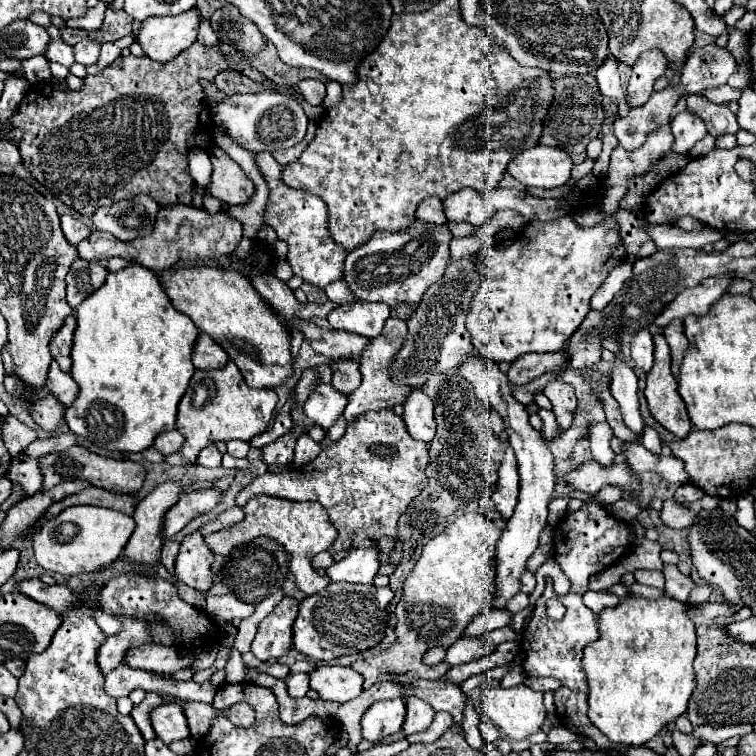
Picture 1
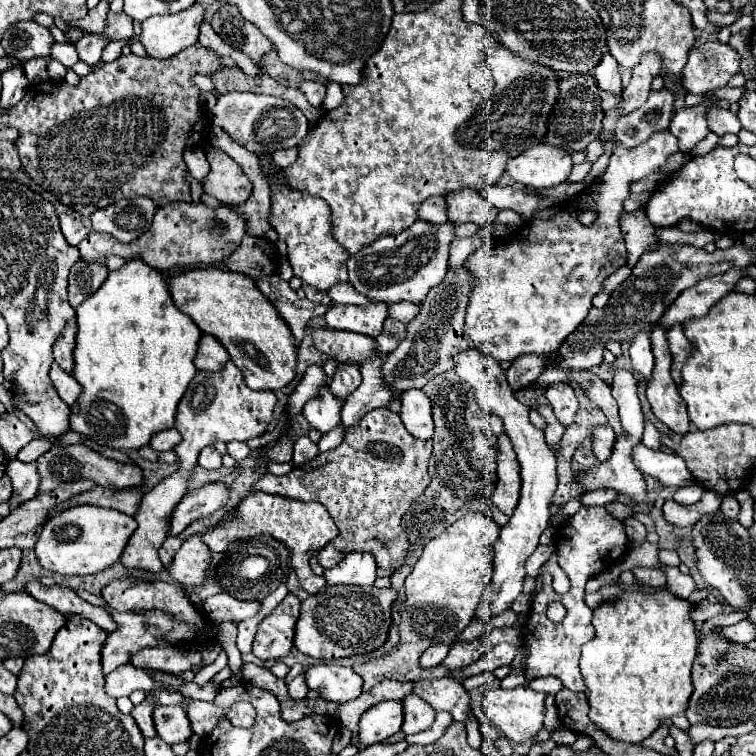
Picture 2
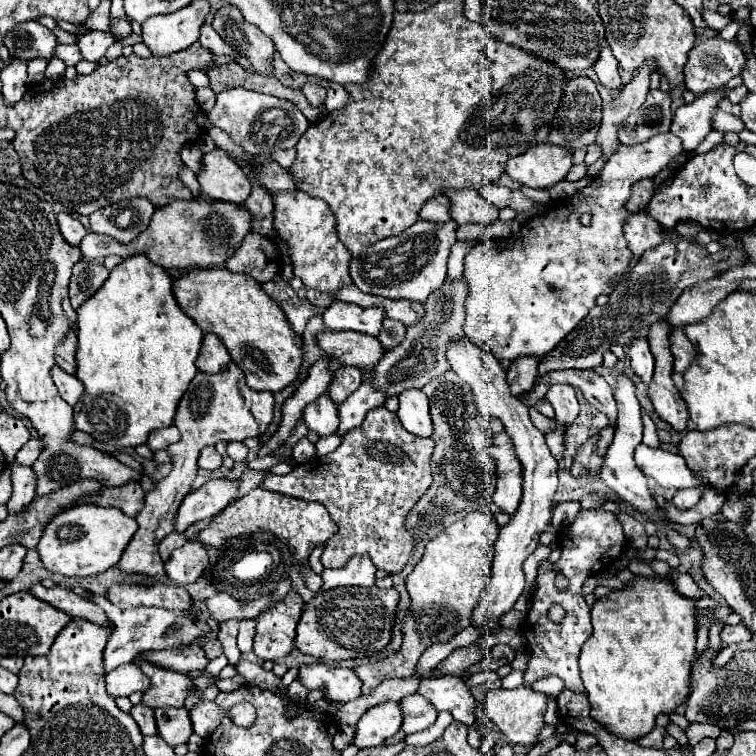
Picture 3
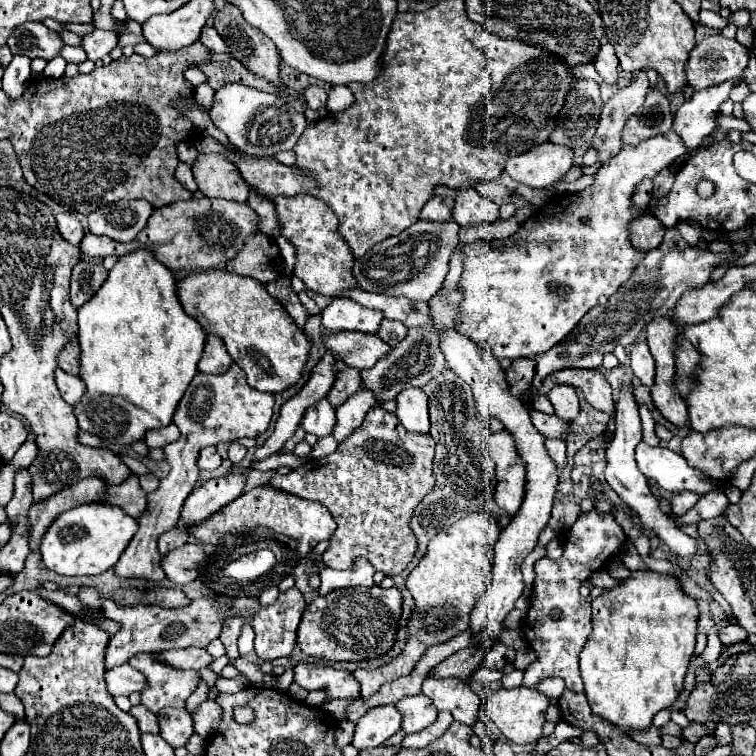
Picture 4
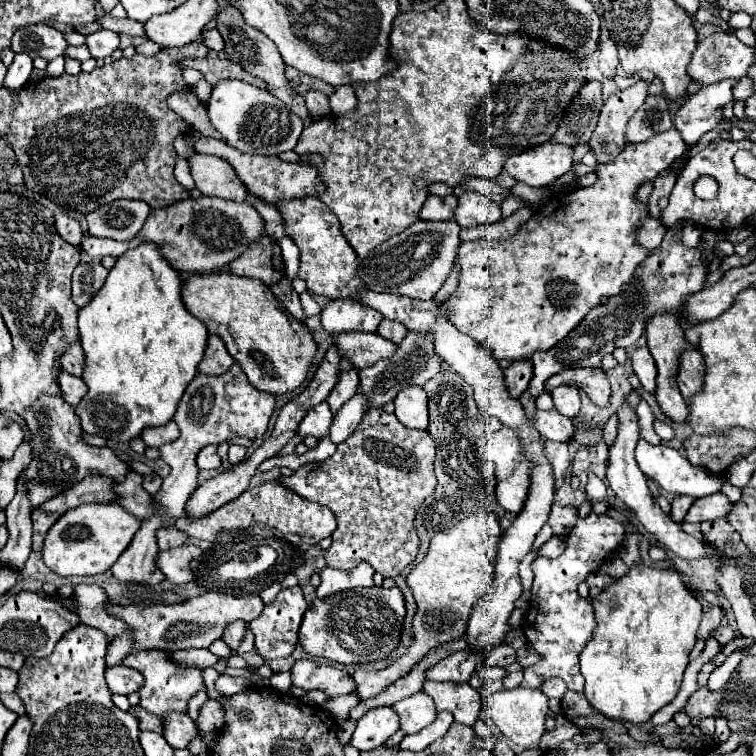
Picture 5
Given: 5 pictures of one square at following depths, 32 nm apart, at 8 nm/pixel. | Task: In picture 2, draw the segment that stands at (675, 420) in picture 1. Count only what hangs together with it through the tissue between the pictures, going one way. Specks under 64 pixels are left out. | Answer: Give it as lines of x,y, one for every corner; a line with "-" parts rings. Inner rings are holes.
660,324
652,326
652,330
650,330
650,342
652,342
656,366
648,380
646,396
652,404
652,412
656,414
656,418
660,422
664,422
676,434
686,434
690,430
690,420
688,420
686,404
680,398
678,388
670,376
672,356
668,350
666,332
668,332
668,328
660,326

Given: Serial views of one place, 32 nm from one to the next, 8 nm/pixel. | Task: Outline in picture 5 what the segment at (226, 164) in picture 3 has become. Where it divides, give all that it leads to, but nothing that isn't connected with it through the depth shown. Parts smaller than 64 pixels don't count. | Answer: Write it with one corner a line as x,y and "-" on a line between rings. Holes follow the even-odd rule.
194,152
188,158
188,164
190,164
190,174
196,182
196,188
202,194
234,200
234,202
246,200
248,192
244,192
244,184
236,180
236,172
232,172
232,166
226,160

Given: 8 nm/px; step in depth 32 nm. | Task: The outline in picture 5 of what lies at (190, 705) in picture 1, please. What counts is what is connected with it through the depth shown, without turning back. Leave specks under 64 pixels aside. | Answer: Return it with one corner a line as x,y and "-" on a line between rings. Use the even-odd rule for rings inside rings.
208,698
204,706
200,708
200,718
198,718
198,730
200,734
206,732
218,732
224,724
224,708
218,700

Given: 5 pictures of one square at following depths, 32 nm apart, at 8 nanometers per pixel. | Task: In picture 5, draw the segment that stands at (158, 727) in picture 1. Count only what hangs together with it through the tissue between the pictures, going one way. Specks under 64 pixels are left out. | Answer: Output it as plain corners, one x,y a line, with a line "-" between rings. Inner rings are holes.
188,714
168,716
168,720
164,722
164,738
174,750
188,748
194,736
198,736
198,728
196,728
196,722

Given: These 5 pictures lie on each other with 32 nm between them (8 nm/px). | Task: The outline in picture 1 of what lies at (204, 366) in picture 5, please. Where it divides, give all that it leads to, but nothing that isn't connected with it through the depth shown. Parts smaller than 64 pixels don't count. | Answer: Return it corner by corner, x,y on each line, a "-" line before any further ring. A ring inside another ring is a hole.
200,334
194,348
194,366
198,370
218,370
230,360
218,342
214,342
208,334

